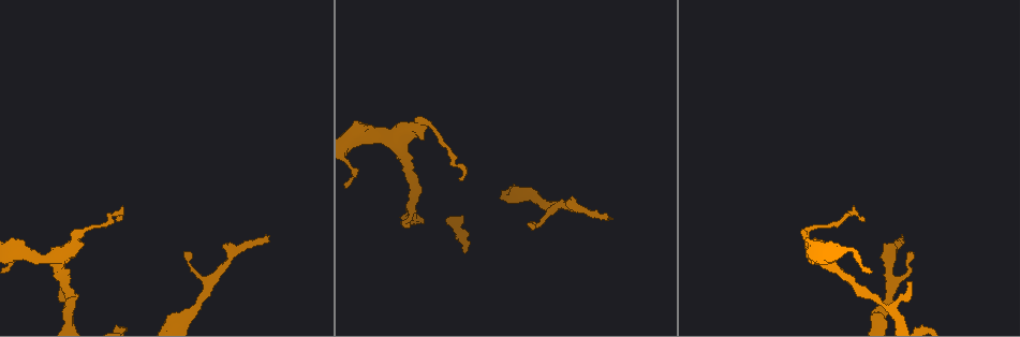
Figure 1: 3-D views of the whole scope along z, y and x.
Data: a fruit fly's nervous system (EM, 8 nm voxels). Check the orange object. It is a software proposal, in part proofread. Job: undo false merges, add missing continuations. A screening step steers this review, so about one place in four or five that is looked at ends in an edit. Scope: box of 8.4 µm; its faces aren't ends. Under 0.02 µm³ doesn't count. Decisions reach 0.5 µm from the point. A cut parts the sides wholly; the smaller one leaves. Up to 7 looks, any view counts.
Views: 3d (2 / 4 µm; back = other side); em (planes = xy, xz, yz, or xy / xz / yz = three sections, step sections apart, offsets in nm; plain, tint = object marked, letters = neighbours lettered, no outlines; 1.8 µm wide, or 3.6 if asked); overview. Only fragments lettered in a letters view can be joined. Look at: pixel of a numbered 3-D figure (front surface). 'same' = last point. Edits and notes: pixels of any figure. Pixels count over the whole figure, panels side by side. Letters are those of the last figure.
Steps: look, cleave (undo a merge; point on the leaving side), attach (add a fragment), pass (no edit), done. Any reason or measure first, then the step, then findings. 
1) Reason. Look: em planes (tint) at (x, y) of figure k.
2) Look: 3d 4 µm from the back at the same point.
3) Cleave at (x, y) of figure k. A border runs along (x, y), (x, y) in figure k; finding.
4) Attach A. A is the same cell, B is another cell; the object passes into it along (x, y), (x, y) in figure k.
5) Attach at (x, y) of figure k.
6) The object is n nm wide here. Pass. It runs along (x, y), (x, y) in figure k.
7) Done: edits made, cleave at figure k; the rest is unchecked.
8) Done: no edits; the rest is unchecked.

Tapers out. Look: em 3.6 µm planes (plain) at (266, 234) of figure 1.

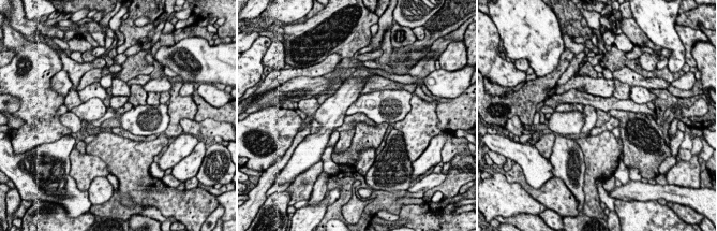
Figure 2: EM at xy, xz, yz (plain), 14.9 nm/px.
Look: em 3.6 µm planes (letters) at the same point.

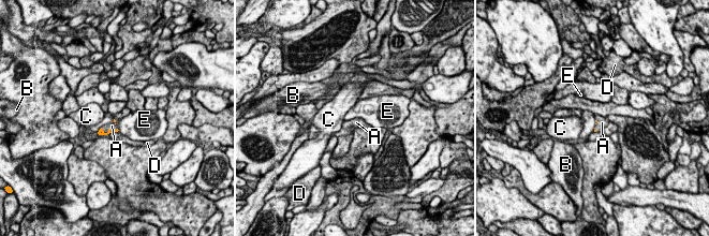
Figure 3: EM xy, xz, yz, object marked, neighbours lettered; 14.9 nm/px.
Attach A. A is the same cell, B, C, D and E are other cells; the object passes into it along (100, 132), (105, 133), (112, 126) in figure 3; it goes on there.

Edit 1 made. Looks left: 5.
Look: overview.

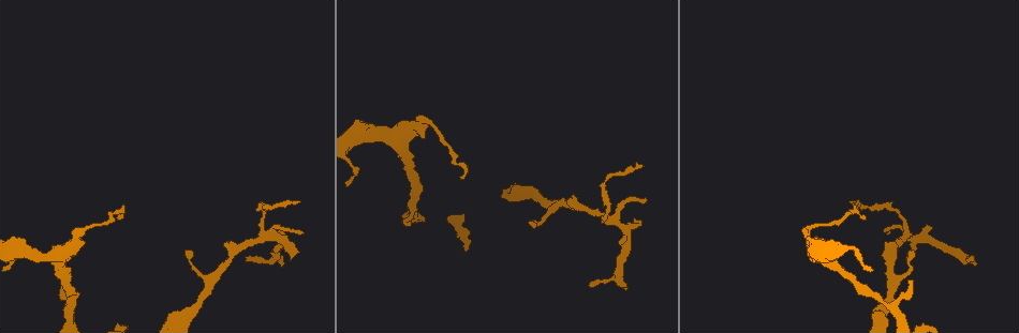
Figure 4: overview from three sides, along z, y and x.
Narrows sharply. Look: 3d 4 µm at (68, 302) of figure 4.

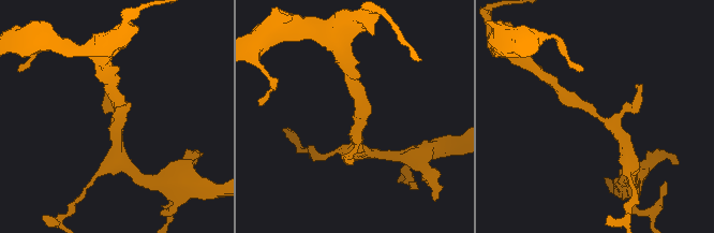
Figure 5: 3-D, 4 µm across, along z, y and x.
Look: em yz step 4 (letters) at (600, 118) of figure 5.

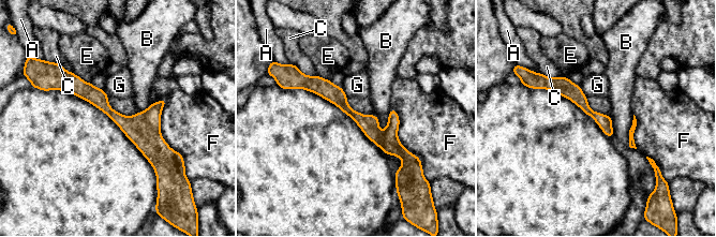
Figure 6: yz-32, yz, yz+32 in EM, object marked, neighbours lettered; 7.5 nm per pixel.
The object is 110 nm wide here. Pass. A, B, C, E, F and G are other cells; a border runs along (391, 108), (388, 123), (381, 132) in figure 6; one neuron here.

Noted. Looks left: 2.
End of a long branch. Look: 3d 2 µm from the back at (117, 220) of figure 4.

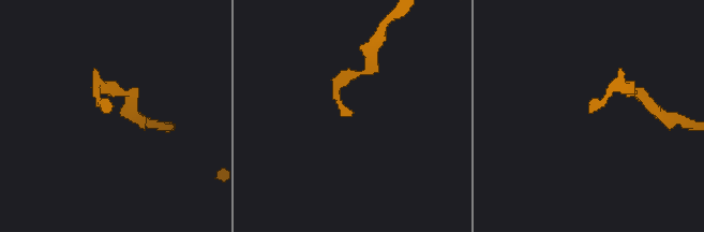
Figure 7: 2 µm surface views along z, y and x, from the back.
Look: em xy step 8 (letters) at (107, 110) of figure 7.

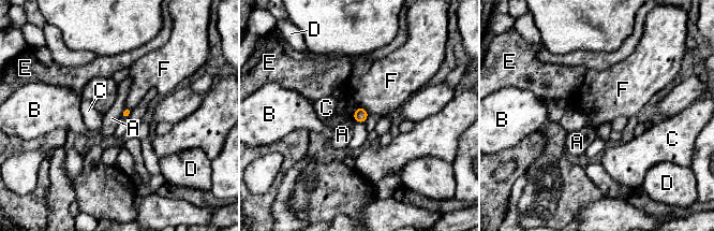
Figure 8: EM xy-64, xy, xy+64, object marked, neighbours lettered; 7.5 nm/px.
Pass. A, B, C, D, E and F are other cells; a border runs along (125, 106), (120, 117) in figure 8; no lettered fragment goes on from it.

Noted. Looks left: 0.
Done: edits made, attach at figure 3; the rest is unchecked.

